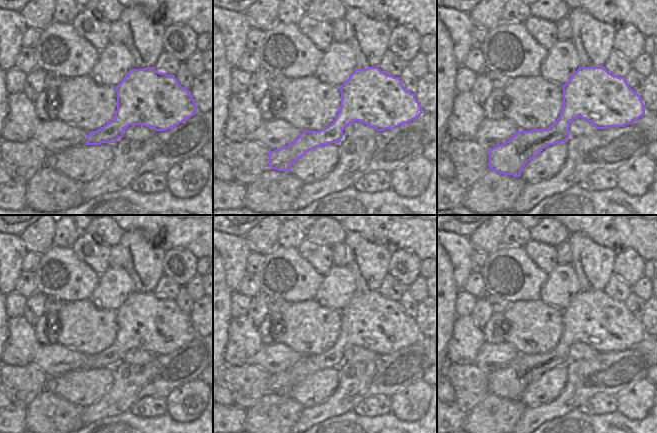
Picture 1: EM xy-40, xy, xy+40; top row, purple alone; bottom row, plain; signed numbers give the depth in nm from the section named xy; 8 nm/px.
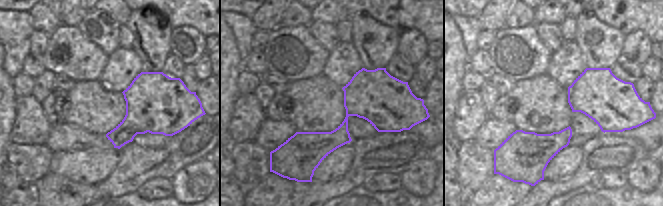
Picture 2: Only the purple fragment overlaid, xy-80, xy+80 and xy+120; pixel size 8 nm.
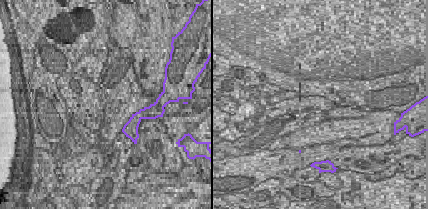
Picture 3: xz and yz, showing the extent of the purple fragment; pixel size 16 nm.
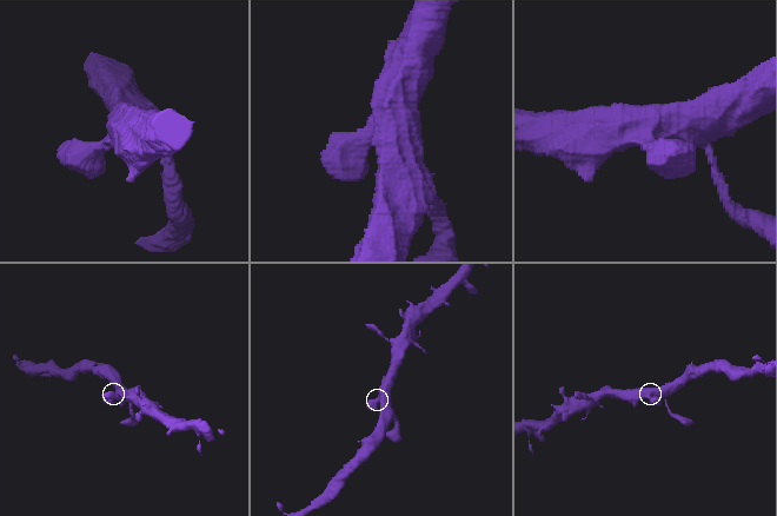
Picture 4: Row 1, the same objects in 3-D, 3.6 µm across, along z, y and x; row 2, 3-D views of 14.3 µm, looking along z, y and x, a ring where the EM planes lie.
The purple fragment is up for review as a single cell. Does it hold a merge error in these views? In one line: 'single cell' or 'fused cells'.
single cell

